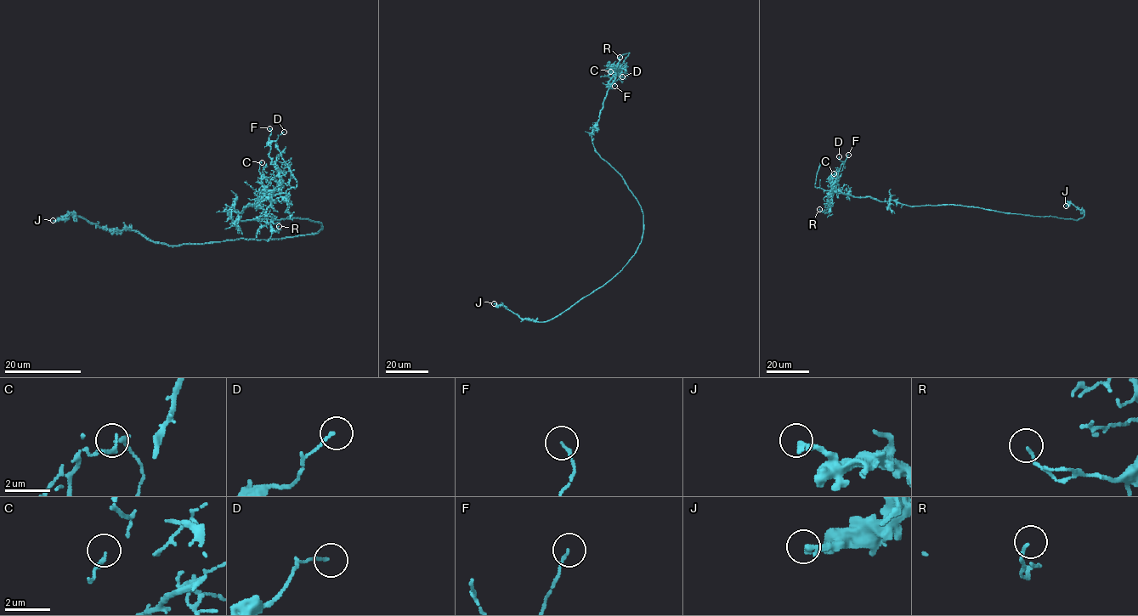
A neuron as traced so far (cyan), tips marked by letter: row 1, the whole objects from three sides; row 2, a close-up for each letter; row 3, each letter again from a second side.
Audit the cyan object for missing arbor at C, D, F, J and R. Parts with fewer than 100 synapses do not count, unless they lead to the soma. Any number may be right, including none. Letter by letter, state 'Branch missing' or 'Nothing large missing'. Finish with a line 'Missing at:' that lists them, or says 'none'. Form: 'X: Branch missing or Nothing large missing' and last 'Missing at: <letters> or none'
C: Nothing large missing
D: Nothing large missing
F: Nothing large missing
J: Nothing large missing
R: Nothing large missing
Missing at: none

